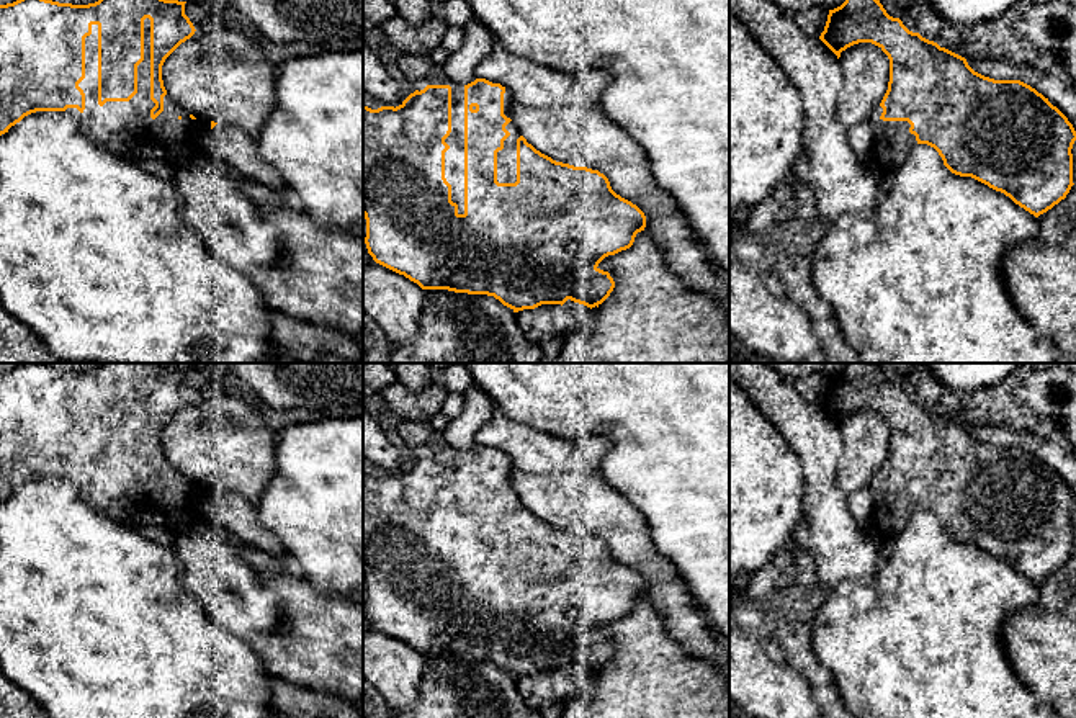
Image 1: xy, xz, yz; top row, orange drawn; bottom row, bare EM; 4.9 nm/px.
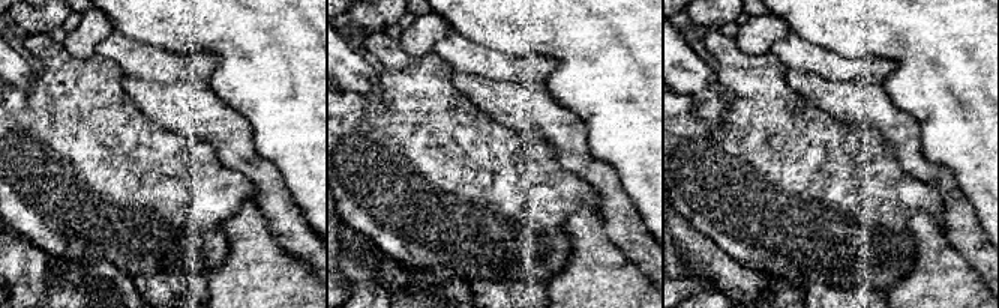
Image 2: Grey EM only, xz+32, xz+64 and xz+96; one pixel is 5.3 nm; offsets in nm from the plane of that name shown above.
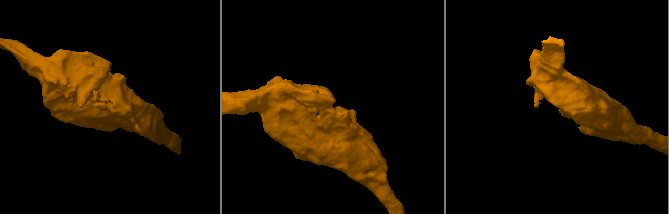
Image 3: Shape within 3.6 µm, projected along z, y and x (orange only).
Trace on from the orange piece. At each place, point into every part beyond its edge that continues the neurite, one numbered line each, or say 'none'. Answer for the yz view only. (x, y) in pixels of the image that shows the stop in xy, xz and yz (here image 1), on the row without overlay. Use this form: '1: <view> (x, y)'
1: yz (892, 511)

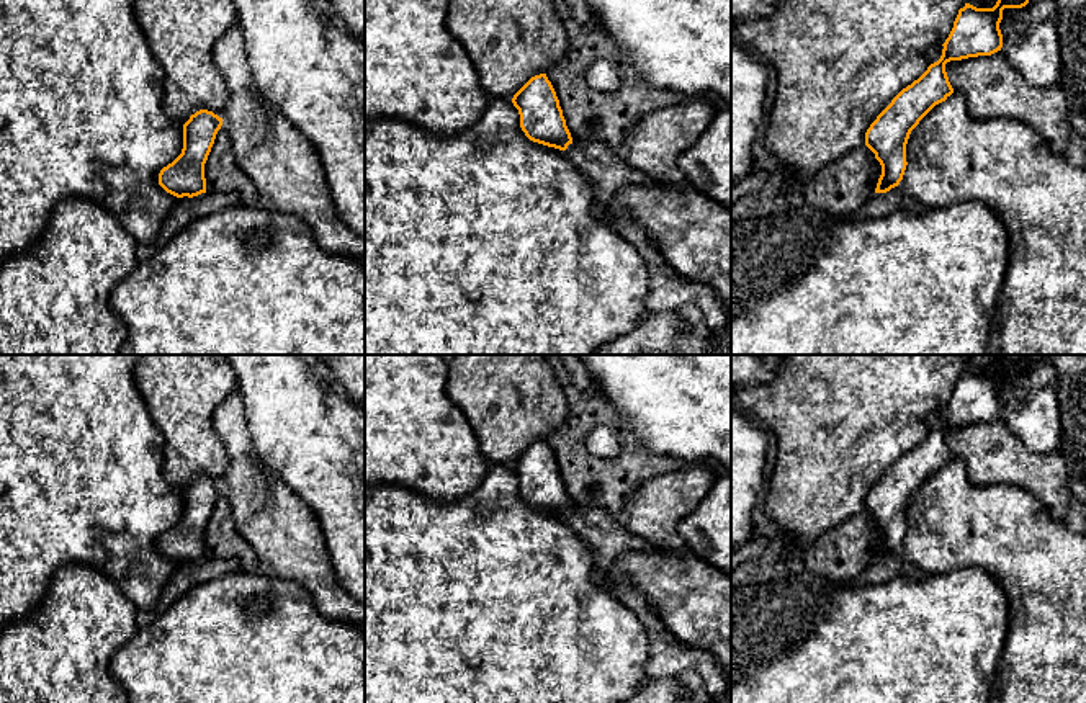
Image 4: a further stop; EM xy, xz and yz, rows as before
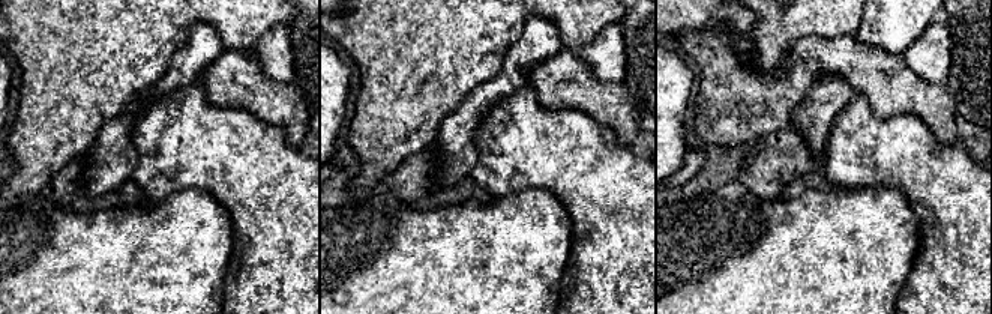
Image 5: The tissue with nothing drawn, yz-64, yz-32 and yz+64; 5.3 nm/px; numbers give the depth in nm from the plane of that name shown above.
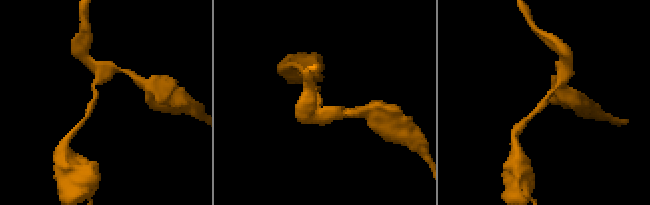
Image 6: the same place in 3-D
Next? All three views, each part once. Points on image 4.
none

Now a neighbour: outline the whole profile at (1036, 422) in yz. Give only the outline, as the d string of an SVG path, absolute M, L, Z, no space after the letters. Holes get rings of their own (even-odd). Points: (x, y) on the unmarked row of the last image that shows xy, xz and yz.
M1053 386L1034 391L1022 404L1001 414L1004 425L1032 453L1057 453L1061 420Z

